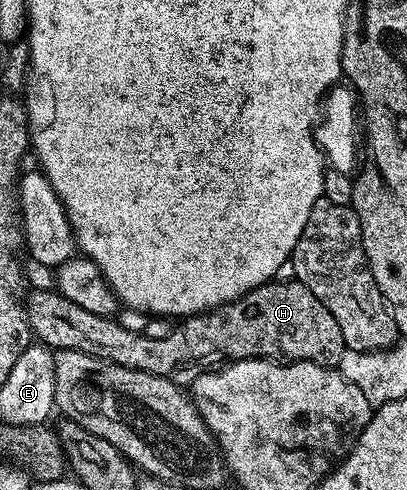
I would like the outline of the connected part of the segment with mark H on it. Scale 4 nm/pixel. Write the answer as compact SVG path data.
M271 280L255 290L247 292L243 298L235 302L226 302L202 314L189 315L177 323L175 330L162 334L157 338L154 334L137 334L117 322L117 317L106 317L88 312L85 308L66 299L57 289L34 290L25 299L26 315L30 321L30 333L39 343L50 347L52 351L74 349L88 356L102 358L106 362L122 365L128 369L138 369L140 372L151 373L152 376L166 377L175 385L189 387L202 374L221 367L224 360L239 362L245 358L265 358L267 360L285 360L286 362L315 362L321 366L337 367L344 356L346 345L344 336L340 336L340 324L336 324L332 312L304 288L297 280L278 282Z

